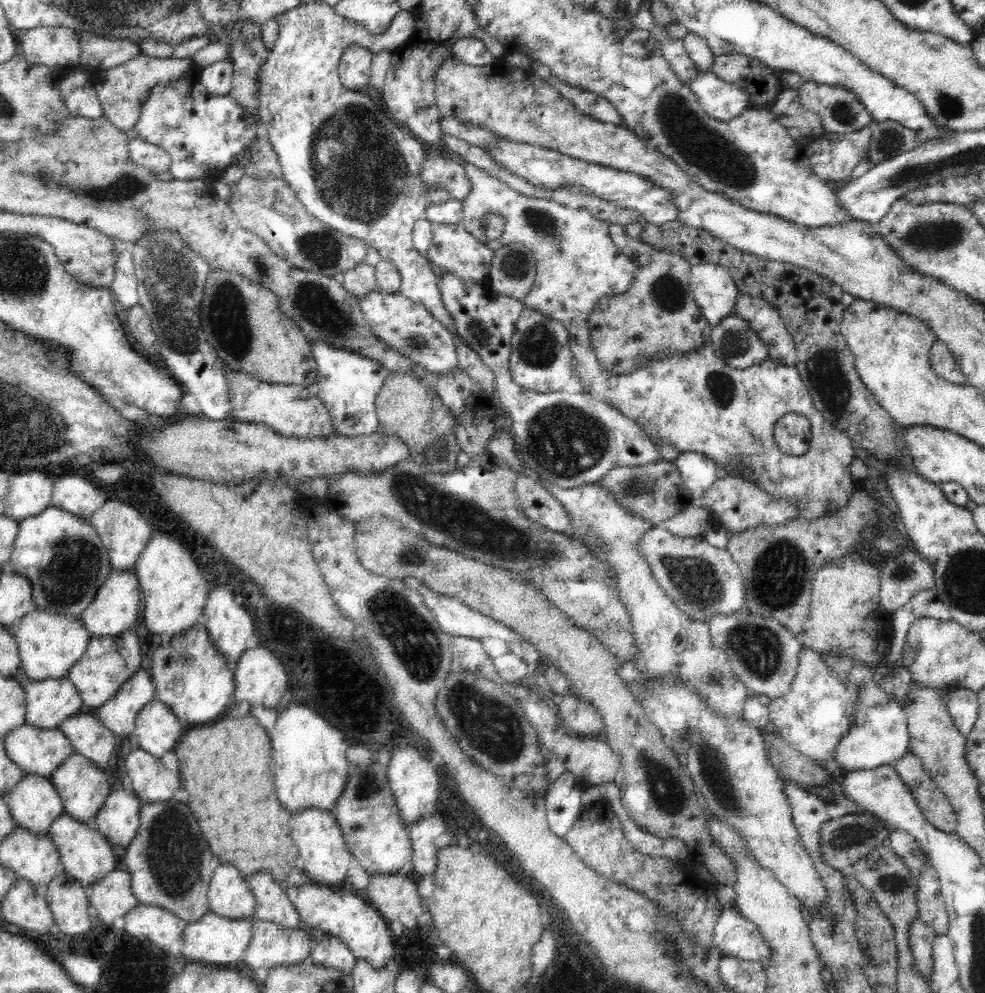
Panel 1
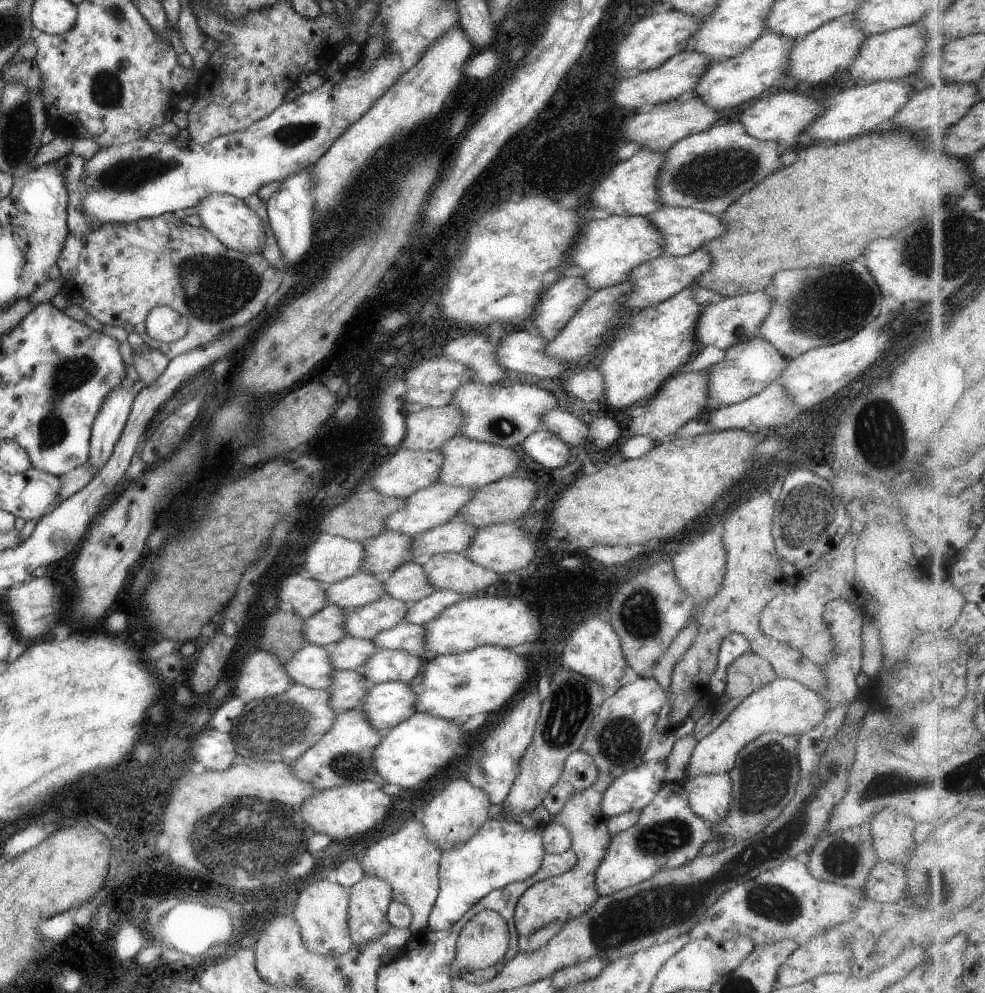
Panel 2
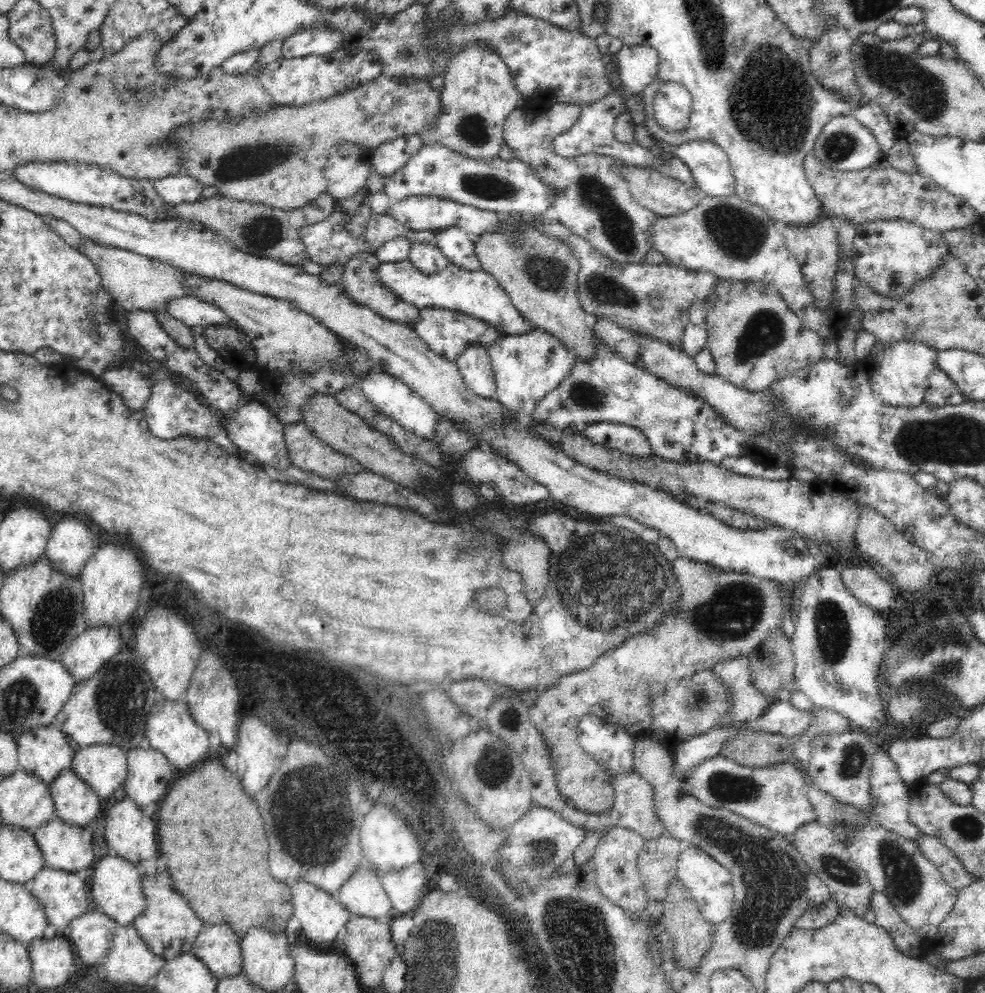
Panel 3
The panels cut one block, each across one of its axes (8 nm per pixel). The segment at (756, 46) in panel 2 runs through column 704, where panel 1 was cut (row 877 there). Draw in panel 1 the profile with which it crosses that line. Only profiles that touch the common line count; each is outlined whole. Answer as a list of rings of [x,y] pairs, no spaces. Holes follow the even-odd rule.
[[[63,812],[52,822],[47,836],[56,847],[64,873],[68,873],[82,887],[94,884],[116,868],[116,856],[110,843],[98,831],[90,829],[86,823],[75,821],[68,813]]]

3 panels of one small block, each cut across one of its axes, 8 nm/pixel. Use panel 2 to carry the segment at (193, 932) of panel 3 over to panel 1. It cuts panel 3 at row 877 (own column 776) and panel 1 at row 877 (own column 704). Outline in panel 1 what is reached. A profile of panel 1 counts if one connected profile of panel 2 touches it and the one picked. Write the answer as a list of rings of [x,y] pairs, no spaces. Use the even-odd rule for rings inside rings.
[[[176,800],[142,804],[139,827],[126,849],[124,864],[139,905],[166,909],[187,923],[200,920],[209,911],[207,894],[218,862],[210,854],[188,806]]]

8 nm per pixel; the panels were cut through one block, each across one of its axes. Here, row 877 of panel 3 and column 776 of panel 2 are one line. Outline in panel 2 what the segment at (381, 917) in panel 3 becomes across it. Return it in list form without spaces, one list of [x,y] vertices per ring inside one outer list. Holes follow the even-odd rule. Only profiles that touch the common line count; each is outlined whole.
[[[753,337],[727,348],[723,360],[705,369],[707,372],[707,396],[710,404],[718,407],[741,402],[761,392],[765,386],[776,381],[787,368],[789,360],[783,358],[767,340]]]

